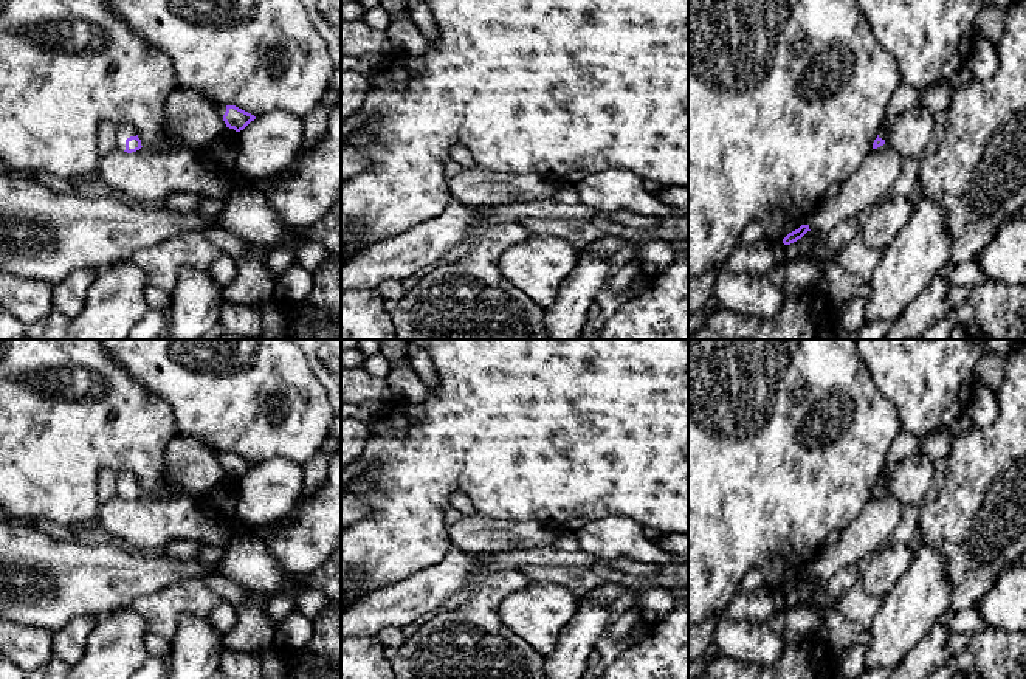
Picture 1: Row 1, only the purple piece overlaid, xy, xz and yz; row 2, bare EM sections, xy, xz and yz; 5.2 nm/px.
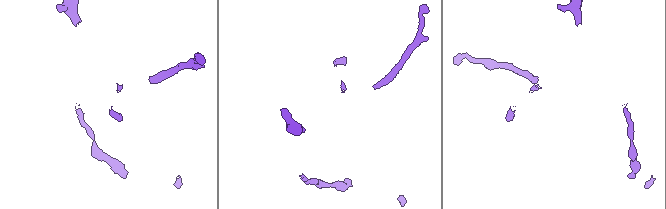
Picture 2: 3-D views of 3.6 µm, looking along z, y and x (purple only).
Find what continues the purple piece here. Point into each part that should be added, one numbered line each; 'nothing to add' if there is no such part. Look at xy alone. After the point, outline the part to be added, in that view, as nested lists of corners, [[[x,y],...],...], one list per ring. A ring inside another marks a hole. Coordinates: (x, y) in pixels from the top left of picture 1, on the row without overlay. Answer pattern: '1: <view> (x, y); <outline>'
1: xy (124, 478); [[[121,471],[118,474],[118,495],[121,498],[126,498],[126,487],[130,485],[130,484],[136,484],[135,474],[130,473],[130,471]]]

